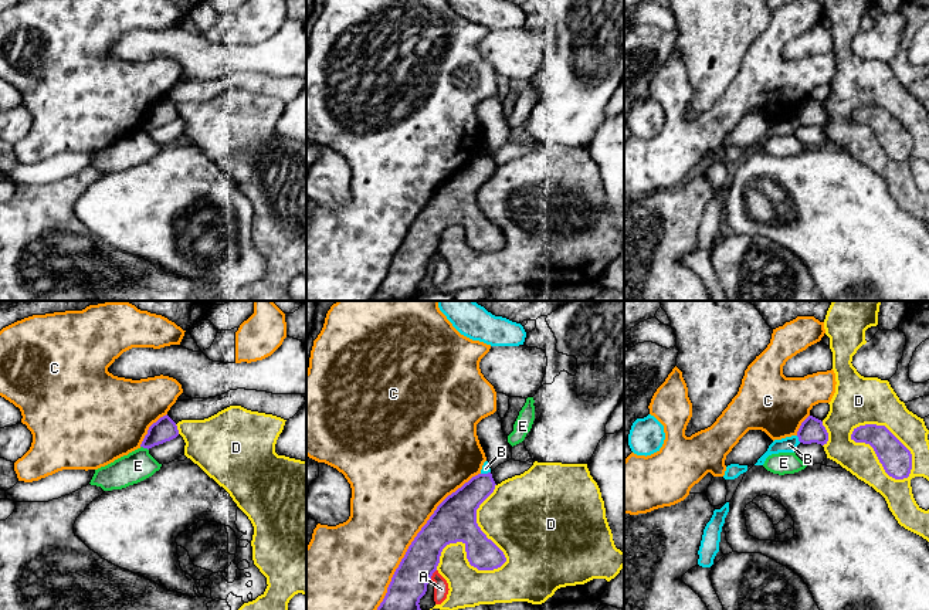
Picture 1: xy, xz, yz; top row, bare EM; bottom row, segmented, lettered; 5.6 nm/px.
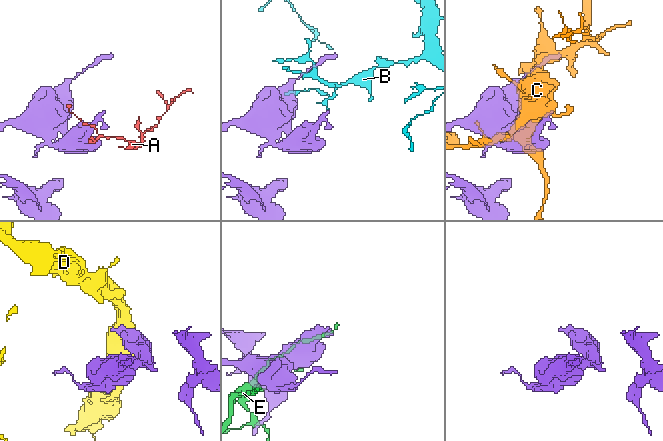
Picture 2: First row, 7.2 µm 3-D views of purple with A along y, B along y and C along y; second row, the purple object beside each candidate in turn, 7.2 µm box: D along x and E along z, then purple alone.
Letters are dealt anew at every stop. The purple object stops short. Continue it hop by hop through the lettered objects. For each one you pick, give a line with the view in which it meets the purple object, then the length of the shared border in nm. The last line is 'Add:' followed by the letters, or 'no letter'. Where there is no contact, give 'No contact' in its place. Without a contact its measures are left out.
Add: no letter

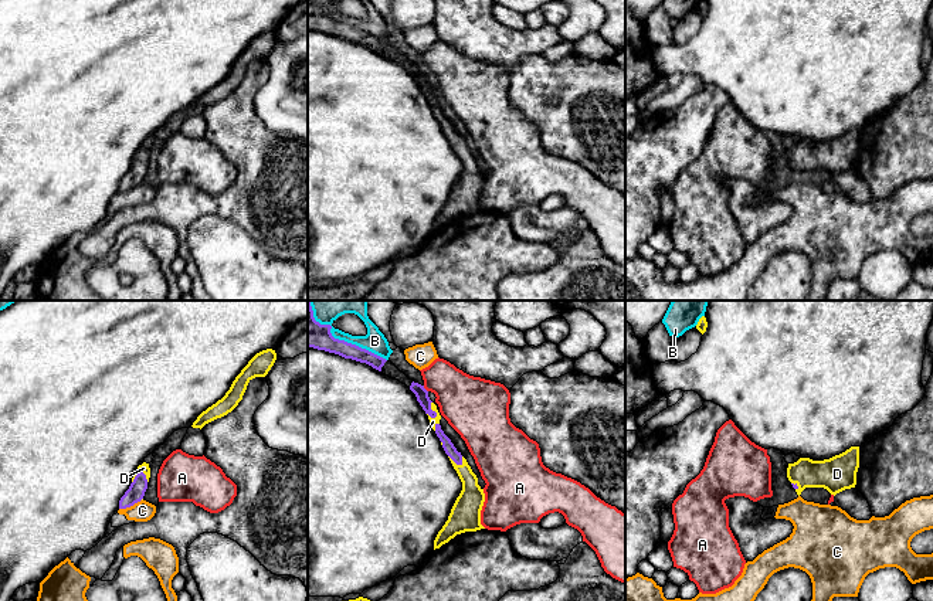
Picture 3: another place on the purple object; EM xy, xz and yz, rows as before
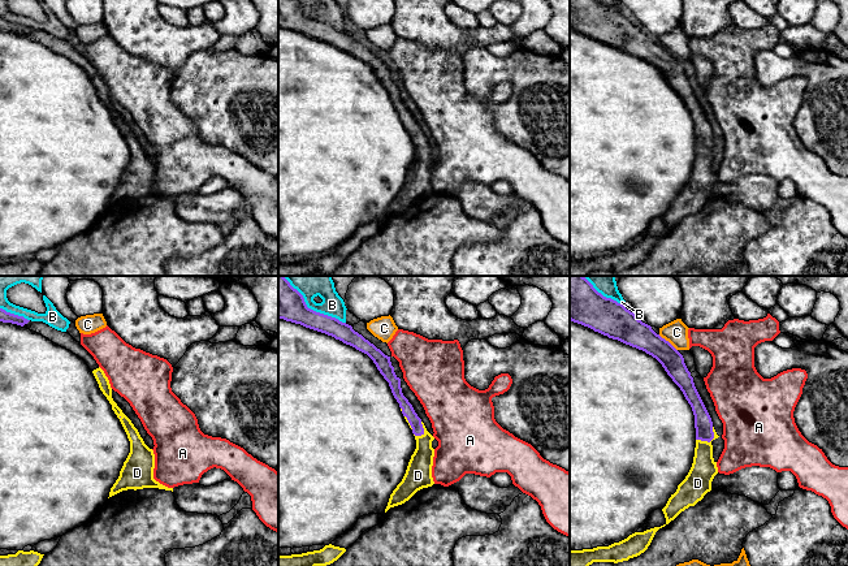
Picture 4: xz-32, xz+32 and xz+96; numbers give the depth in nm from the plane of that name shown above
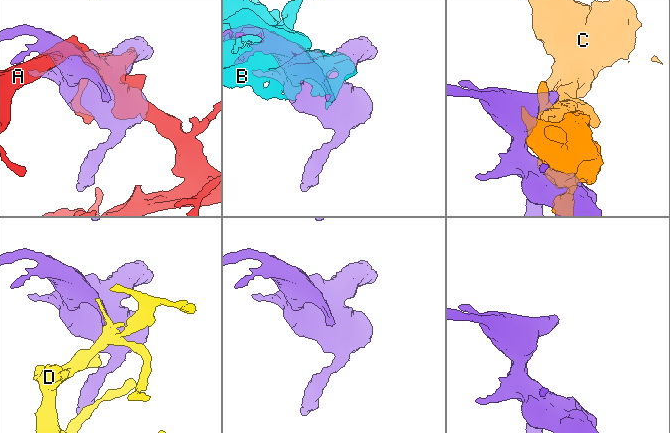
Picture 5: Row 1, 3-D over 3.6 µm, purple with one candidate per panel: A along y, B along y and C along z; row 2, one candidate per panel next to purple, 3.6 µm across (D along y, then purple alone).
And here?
D: Touches purple in xz. Shared border 110 nm
Add: D

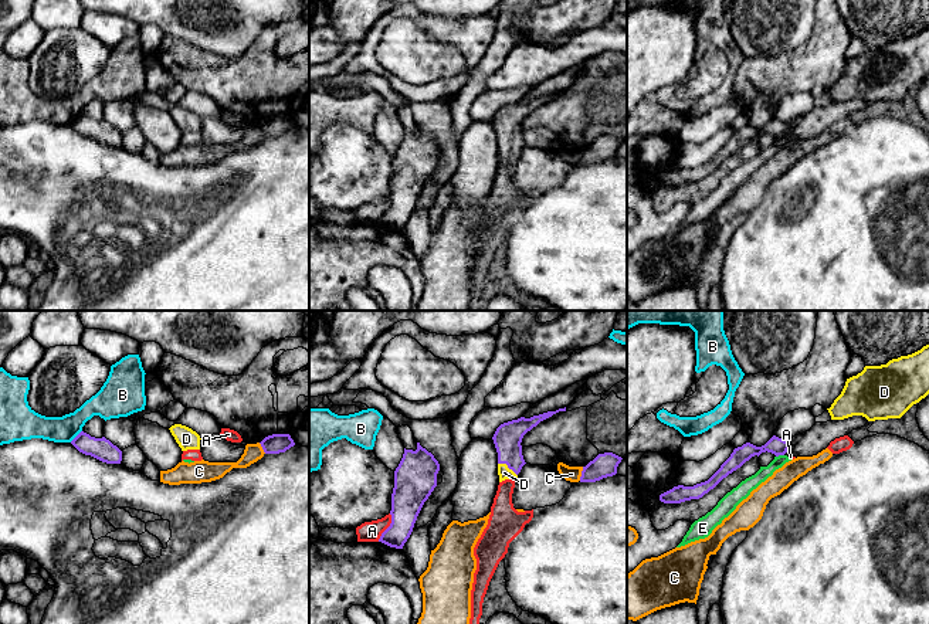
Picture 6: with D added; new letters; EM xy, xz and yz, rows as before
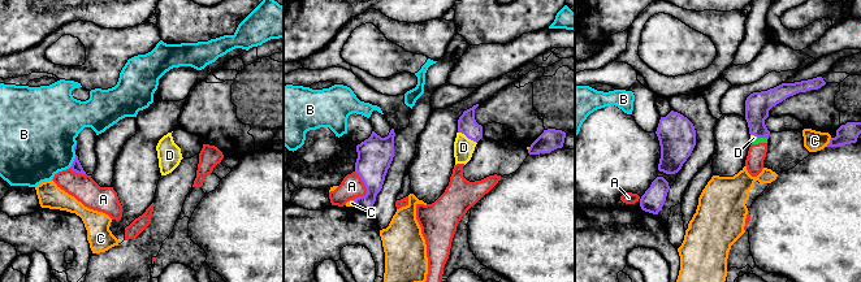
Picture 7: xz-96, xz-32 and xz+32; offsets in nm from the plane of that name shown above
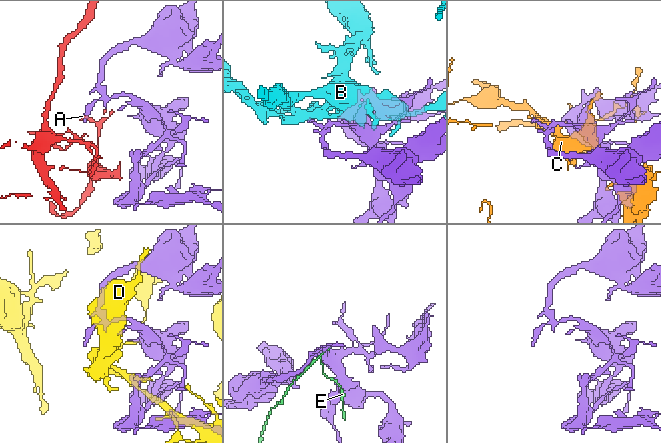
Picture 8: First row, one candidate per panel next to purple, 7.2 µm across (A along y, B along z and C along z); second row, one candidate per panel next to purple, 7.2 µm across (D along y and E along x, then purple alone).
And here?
D: Touches purple in xz. Shared border 130 nm
Add: D

